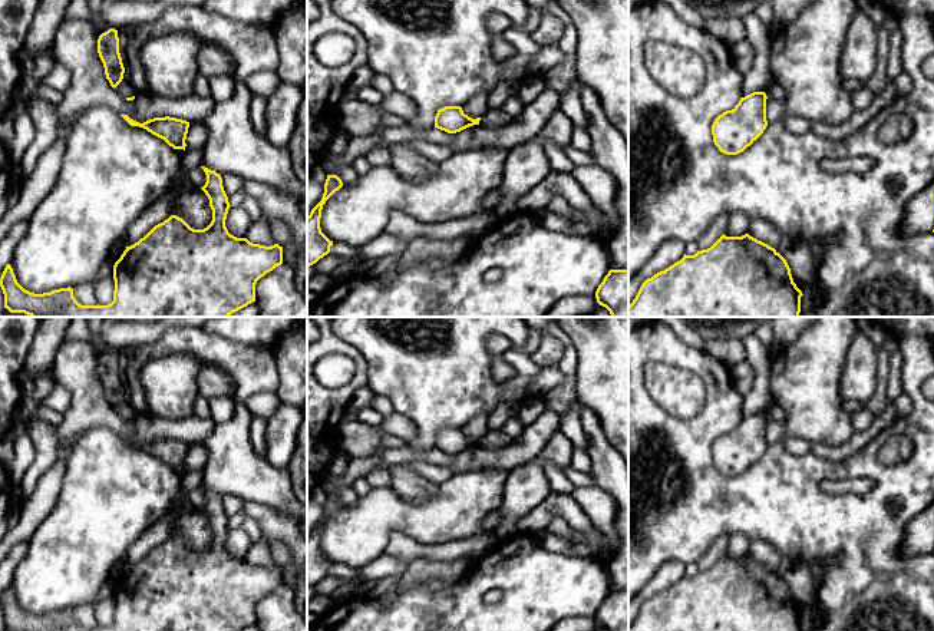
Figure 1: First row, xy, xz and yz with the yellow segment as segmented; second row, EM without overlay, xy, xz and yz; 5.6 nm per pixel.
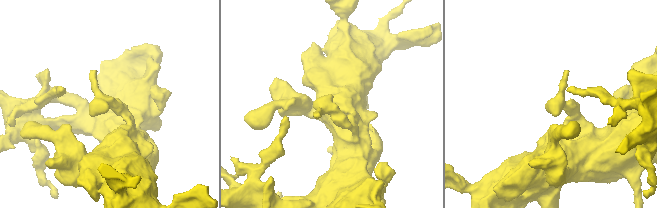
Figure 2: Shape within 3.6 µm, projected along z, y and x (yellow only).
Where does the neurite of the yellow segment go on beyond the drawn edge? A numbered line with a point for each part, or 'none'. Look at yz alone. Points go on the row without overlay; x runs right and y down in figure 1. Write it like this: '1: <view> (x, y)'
1: yz (775, 430)

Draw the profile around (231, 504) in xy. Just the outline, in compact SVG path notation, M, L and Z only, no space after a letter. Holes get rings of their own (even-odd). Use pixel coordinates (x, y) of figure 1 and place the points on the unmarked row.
M224 495L221 499L224 512L228 519L242 509L244 500L241 500L238 496Z

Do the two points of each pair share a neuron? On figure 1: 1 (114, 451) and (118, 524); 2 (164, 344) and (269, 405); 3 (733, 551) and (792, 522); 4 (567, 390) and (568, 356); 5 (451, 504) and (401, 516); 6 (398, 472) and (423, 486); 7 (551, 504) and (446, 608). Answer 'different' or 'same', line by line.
1: same
2: different
3: different
4: same
5: same
6: same
7: different

